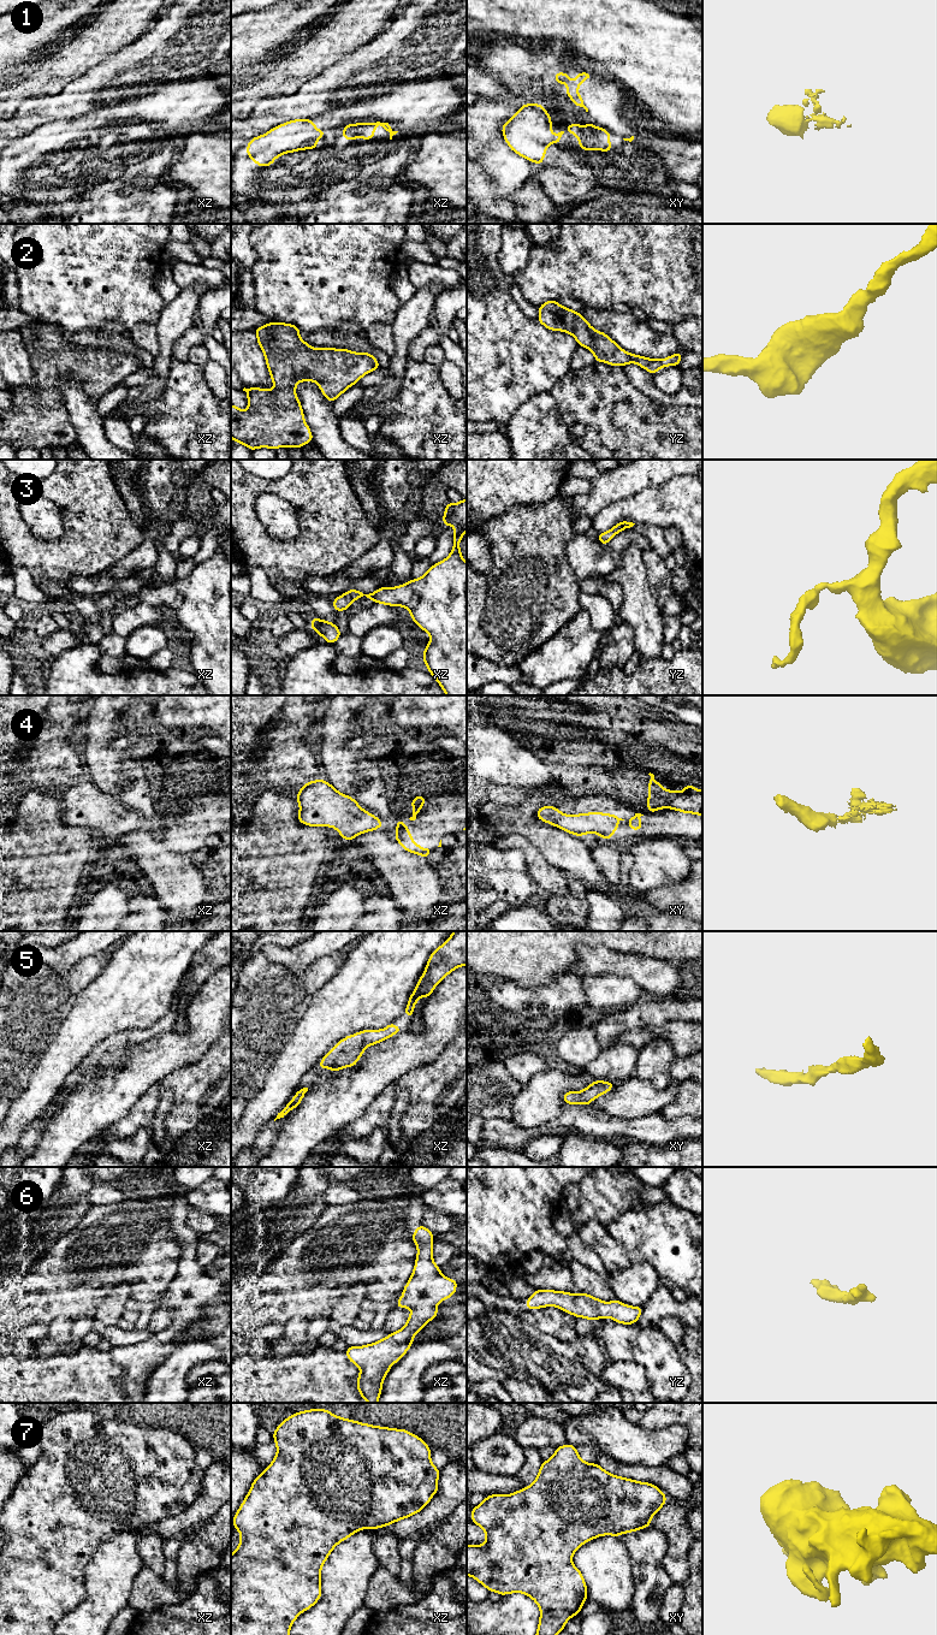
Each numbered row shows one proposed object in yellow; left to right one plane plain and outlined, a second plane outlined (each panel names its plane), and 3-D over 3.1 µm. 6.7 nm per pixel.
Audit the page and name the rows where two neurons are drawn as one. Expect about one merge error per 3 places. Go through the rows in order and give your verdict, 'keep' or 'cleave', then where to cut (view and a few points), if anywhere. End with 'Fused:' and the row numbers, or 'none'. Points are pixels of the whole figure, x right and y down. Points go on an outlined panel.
1: keep; cut none
2: keep; cut none
3: keep; cut none
4: keep; cut none
5: keep; cut none
6: keep; cut none
7: keep; cut none
Fused: none

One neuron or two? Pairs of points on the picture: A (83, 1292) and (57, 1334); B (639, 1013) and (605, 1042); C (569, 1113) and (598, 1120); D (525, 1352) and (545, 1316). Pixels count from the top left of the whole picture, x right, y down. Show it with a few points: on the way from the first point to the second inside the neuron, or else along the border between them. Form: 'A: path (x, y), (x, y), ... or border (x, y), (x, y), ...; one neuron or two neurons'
A: border (66, 1317), (72, 1322); two neurons
B: path (630, 1018), (626, 1019), (611, 1034); one neuron
C: path (576, 1117), (591, 1120); one neuron
D: border (520, 1315), (540, 1331), (563, 1342); two neurons

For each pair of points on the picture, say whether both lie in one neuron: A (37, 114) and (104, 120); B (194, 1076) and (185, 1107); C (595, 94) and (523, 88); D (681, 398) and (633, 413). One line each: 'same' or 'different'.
A: different
B: same
C: same
D: different

